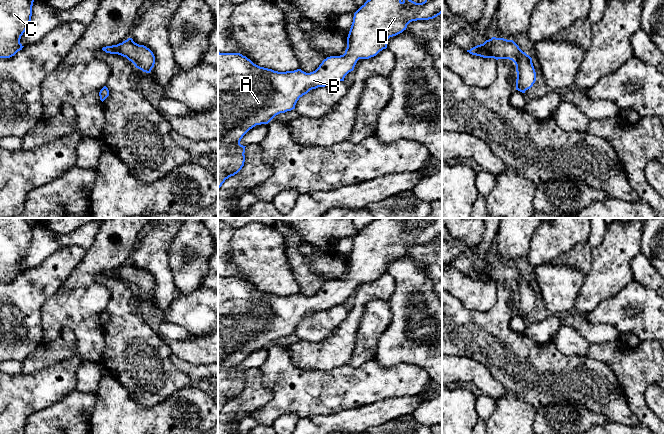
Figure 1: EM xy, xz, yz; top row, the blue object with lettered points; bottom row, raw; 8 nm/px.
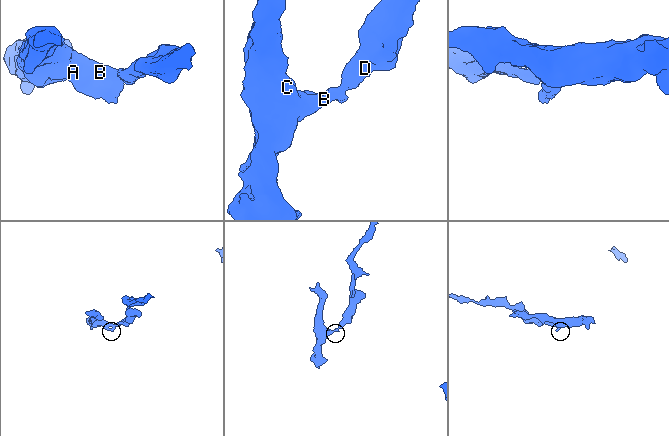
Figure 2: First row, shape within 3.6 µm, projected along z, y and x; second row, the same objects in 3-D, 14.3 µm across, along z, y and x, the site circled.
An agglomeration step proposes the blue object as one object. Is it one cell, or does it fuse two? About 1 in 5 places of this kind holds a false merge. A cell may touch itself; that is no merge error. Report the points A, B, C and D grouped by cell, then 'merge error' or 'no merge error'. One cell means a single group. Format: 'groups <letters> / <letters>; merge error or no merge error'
groups A B C D; no merge error

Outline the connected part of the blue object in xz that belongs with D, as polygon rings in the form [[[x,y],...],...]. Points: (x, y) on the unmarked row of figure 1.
[[[375,218],[354,237],[345,277],[327,281],[310,297],[301,293],[278,296],[260,291],[240,277],[218,276],[218,413],[244,390],[246,370],[240,365],[250,353],[295,333],[299,322],[310,314],[344,305],[359,283],[369,283],[386,273],[388,263],[406,254],[410,246],[440,239],[442,218],[424,219],[425,225],[416,227],[407,218]]]

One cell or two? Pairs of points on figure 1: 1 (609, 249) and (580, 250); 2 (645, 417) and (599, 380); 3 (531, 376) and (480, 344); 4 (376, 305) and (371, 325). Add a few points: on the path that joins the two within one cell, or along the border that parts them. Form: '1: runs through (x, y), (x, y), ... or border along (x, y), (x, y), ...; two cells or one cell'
1: border along (592, 248), (591, 269), (588, 273); two cells
2: border along (619, 382), (628, 407), (639, 422); two cells
3: runs through (518, 363), (493, 344); one cell
4: runs through (376, 310), (375, 320); one cell

